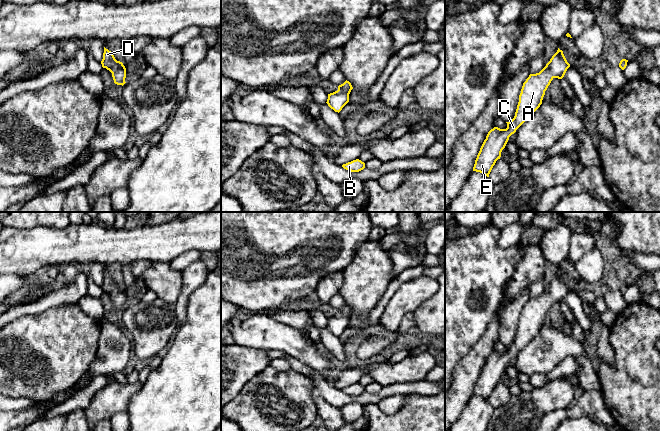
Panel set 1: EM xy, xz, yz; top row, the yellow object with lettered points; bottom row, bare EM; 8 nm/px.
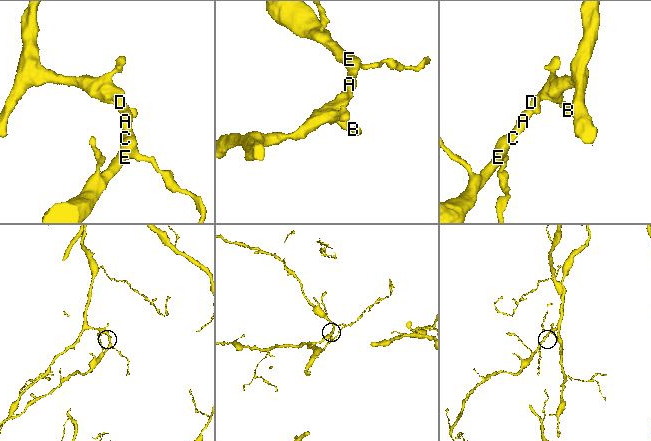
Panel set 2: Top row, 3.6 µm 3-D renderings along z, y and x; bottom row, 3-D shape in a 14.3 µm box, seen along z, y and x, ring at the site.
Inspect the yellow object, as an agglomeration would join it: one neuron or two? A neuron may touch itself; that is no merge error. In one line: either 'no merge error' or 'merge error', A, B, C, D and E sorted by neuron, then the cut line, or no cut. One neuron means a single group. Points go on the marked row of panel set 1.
no merge error; groups A B C D E; cut none

